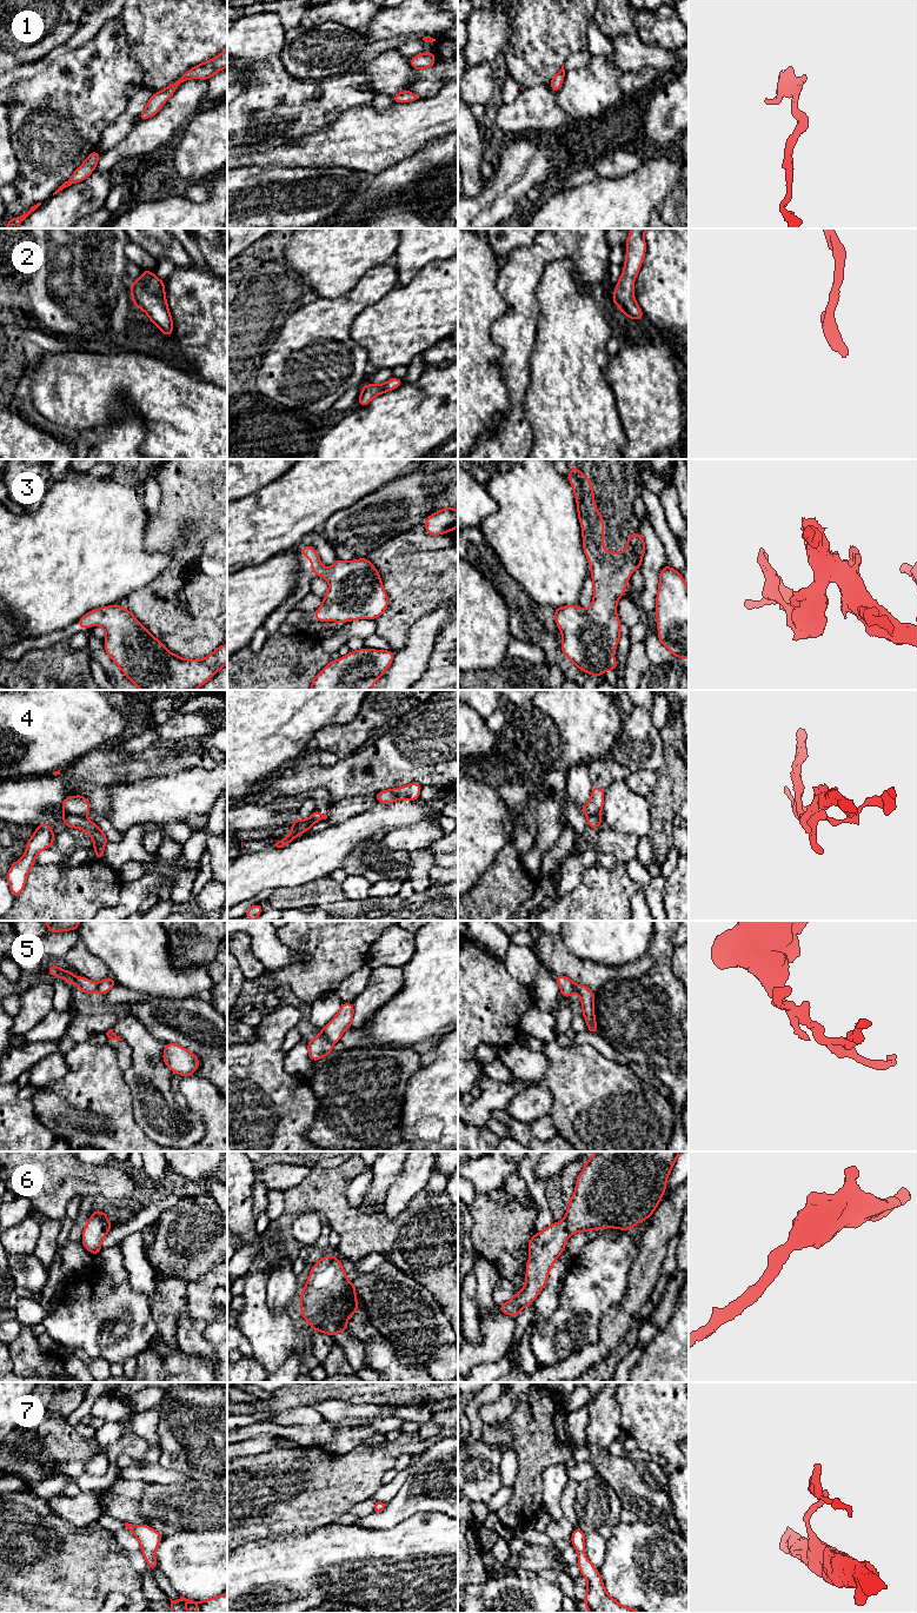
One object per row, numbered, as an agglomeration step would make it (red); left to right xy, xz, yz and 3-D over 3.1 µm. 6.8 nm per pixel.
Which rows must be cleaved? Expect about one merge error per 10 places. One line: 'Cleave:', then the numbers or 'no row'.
Cleave: 4, 5

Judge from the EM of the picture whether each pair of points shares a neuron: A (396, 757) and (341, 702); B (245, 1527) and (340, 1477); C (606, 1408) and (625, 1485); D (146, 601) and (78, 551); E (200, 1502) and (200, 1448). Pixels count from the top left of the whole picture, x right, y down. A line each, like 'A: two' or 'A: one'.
A: two
B: one
C: one
D: two
E: two

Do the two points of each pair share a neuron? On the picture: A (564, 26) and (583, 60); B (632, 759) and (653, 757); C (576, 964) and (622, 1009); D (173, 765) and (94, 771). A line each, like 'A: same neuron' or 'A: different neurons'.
A: different neurons
B: same neuron
C: different neurons
D: same neuron

